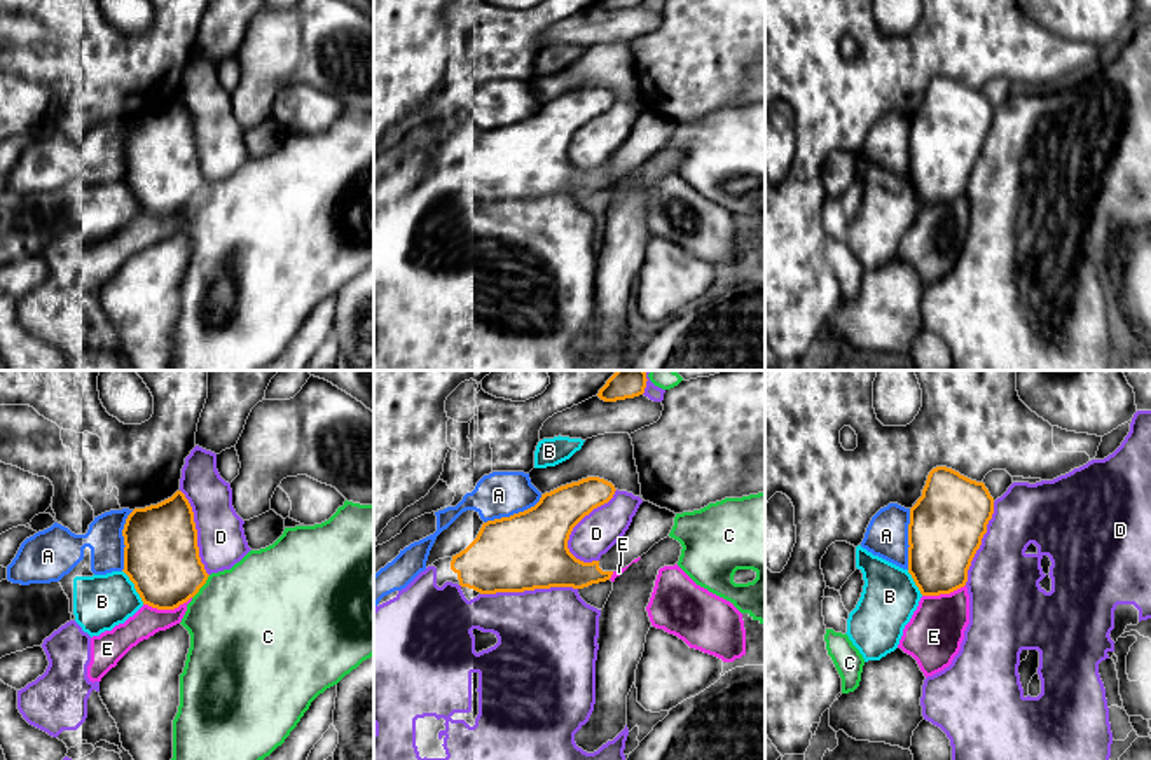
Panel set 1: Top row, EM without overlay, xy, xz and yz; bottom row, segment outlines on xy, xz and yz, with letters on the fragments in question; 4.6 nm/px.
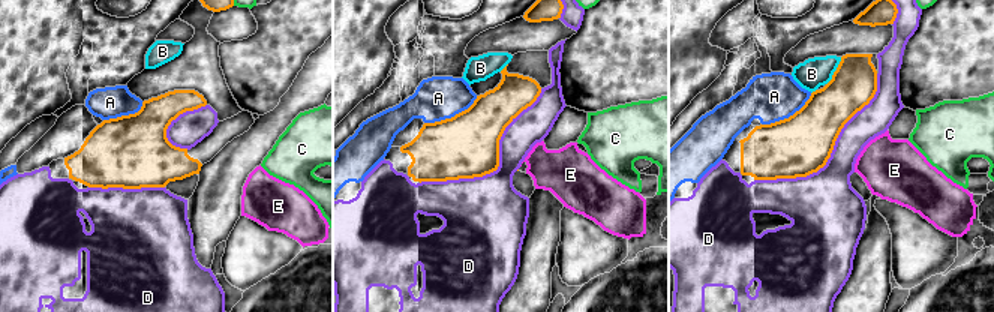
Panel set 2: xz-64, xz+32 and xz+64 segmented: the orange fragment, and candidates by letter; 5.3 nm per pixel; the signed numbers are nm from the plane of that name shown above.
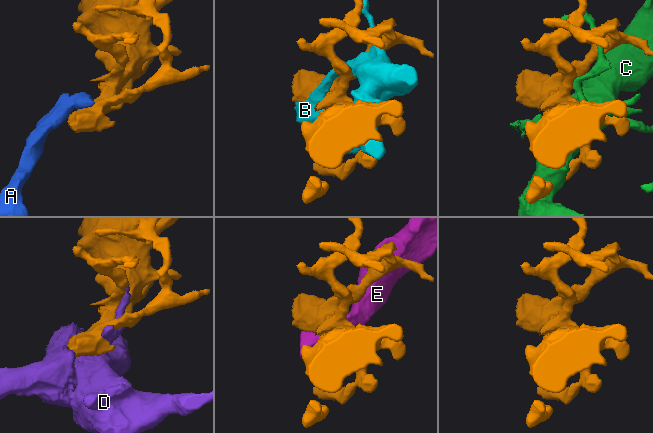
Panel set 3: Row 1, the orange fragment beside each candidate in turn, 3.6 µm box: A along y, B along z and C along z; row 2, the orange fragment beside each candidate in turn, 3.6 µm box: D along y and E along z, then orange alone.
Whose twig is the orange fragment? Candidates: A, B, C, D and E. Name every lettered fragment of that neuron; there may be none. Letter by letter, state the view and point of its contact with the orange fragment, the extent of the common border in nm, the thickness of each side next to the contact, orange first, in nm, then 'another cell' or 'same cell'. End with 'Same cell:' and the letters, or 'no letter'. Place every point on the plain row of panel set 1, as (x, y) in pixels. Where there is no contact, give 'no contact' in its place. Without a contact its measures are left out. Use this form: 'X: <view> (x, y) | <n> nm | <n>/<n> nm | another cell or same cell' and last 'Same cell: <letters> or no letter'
A: xz (514, 123) | 300 nm | 360/220 nm | another cell
B: xy (135, 196) | 190 nm | 360/260 nm | another cell
C: xy (201, 194) | 140 nm | 360/500 nm | another cell
D: xz (580, 128) | 380 nm | 320/190 nm | another cell
E: xy (166, 217) | 220 nm | 360/140 nm | another cell
Same cell: no letter

